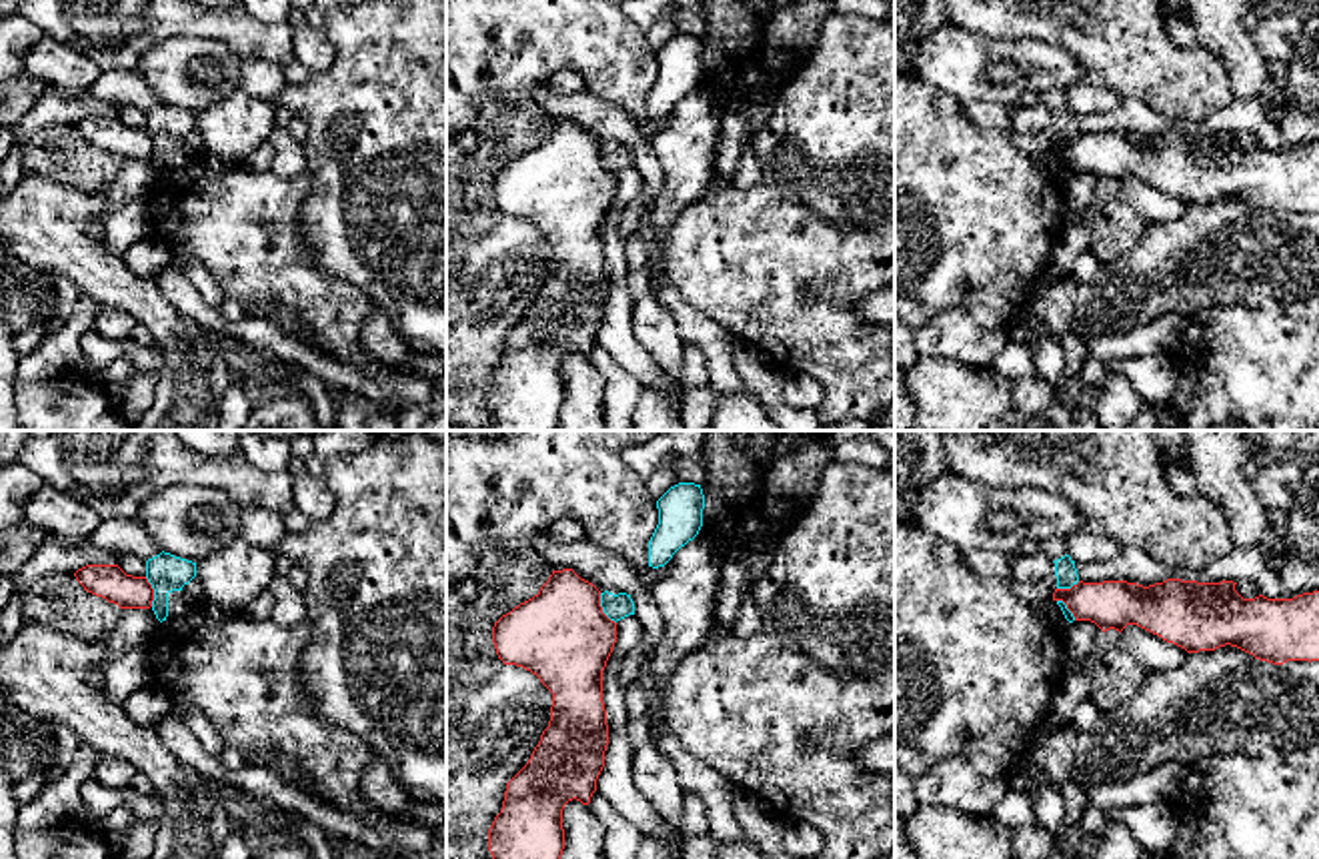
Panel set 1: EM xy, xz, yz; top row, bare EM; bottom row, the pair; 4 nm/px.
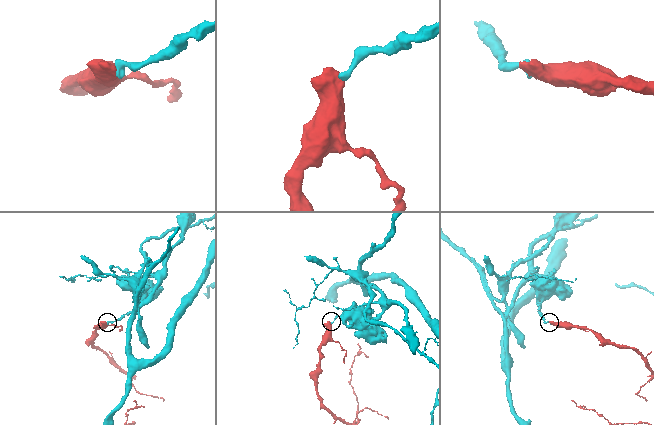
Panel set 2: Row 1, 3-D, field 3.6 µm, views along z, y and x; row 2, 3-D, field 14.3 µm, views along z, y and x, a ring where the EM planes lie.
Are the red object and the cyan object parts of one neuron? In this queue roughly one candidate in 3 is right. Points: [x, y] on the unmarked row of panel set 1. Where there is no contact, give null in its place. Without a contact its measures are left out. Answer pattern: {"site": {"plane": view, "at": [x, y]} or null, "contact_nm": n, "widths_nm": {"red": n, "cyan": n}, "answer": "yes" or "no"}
{"site": {"plane": "xz", "at": [601, 161]}, "contact_nm": 140, "widths_nm": {"red": 380, "cyan": 100}, "answer": "no"}

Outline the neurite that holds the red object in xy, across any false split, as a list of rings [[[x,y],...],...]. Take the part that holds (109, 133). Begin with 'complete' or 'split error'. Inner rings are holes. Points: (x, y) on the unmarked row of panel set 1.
complete | [[[86,116],[74,124],[84,142],[120,160],[150,160],[154,140],[146,128],[126,126],[118,116]]]

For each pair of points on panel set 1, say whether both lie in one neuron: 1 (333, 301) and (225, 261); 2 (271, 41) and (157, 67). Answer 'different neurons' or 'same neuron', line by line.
1: same neuron
2: different neurons

